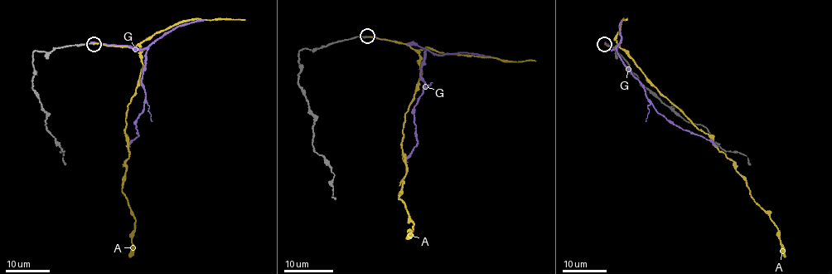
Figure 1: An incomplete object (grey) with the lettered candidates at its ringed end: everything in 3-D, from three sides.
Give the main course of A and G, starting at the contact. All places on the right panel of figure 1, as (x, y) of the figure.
A: (605, 43), (623, 49), (652, 84), (733, 162), (752, 199), (778, 230), (781, 252), (786, 256)
G: (605, 42), (616, 50), (622, 63), (639, 80), (655, 110), (668, 120), (700, 134), (718, 147)

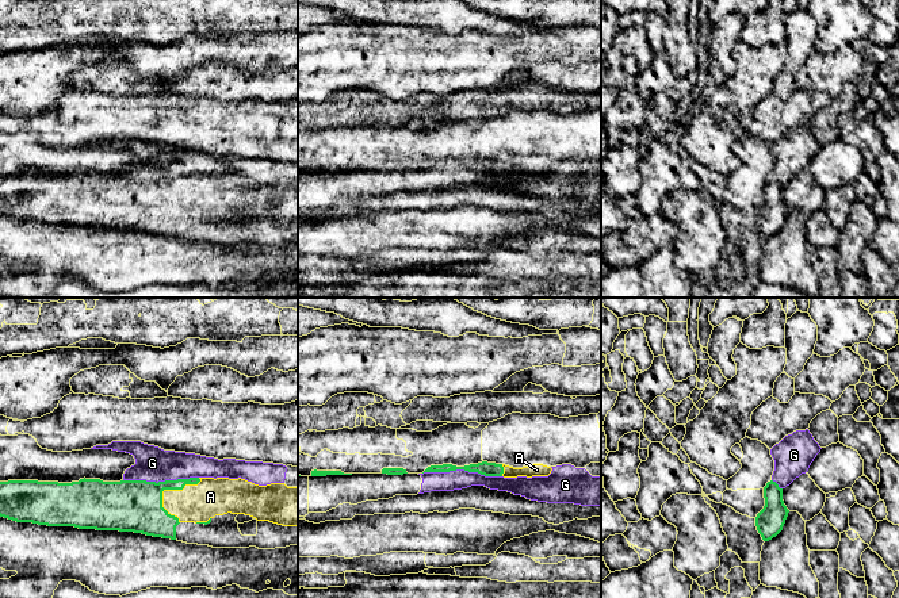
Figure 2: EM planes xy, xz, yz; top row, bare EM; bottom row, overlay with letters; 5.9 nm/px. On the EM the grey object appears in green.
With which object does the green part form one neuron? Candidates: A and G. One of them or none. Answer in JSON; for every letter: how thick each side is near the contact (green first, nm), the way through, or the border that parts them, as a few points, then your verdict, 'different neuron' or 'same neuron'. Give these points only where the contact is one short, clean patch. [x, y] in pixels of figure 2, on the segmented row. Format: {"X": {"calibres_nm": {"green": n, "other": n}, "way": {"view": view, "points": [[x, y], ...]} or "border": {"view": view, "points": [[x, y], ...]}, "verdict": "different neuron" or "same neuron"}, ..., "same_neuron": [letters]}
{"A": {"calibres_nm": {"green": 300, "other": 220}, "way": {"view": "xy", "points": [[136, 506], [146, 506], [164, 489], [176, 501], [199, 502]]}, "verdict": "same neuron"}, "G": {"calibres_nm": {"green": 80, "other": 120}, "border": {"view": "xz", "points": [[423, 472], [467, 470], [501, 476]]}, "verdict": "different neuron"}, "same_neuron": ["A"]}

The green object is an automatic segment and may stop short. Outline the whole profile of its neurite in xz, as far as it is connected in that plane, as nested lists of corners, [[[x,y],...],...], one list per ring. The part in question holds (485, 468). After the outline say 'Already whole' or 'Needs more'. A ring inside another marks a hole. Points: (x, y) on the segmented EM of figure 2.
[[[482,461],[478,464],[470,464],[464,467],[456,467],[452,464],[431,465],[424,472],[450,472],[456,469],[464,469],[468,472],[478,472],[485,476],[504,476],[504,478],[517,478],[517,476],[548,476],[552,471],[551,467],[543,464],[533,464],[523,468],[513,468],[505,464],[496,464]]]. Needs more

